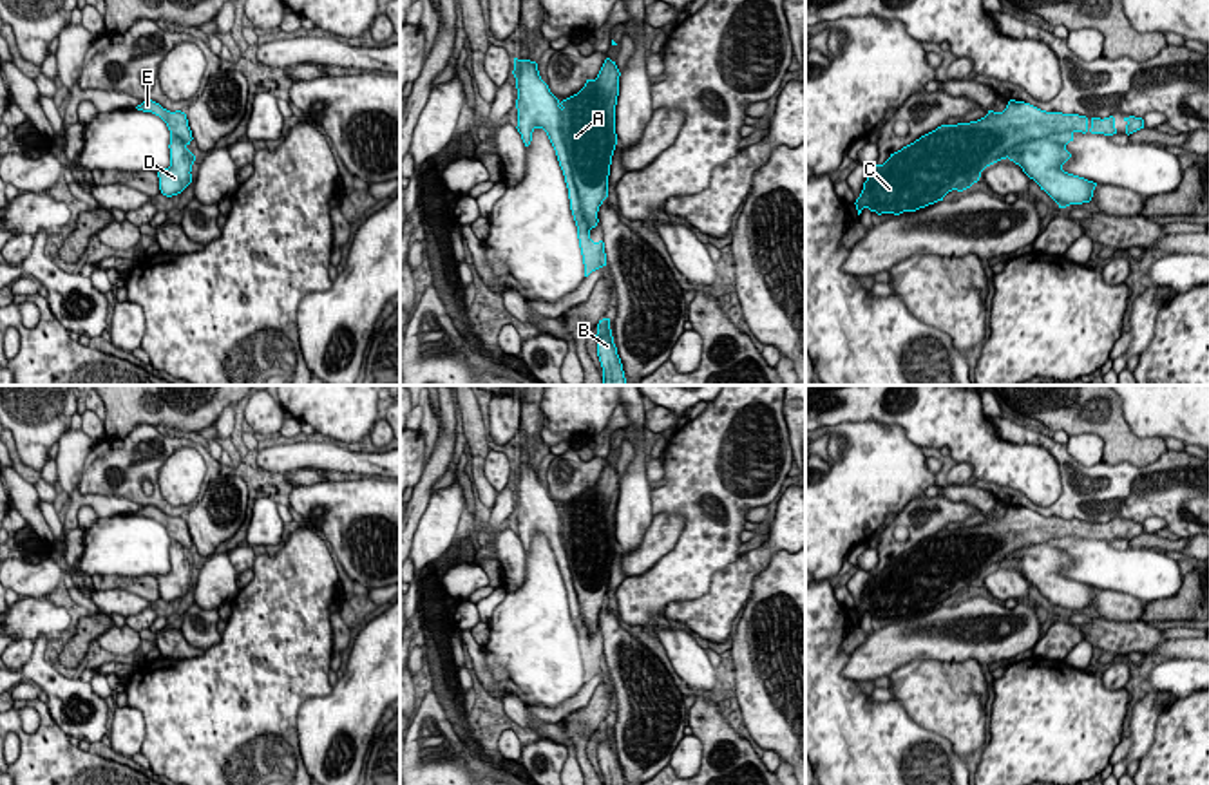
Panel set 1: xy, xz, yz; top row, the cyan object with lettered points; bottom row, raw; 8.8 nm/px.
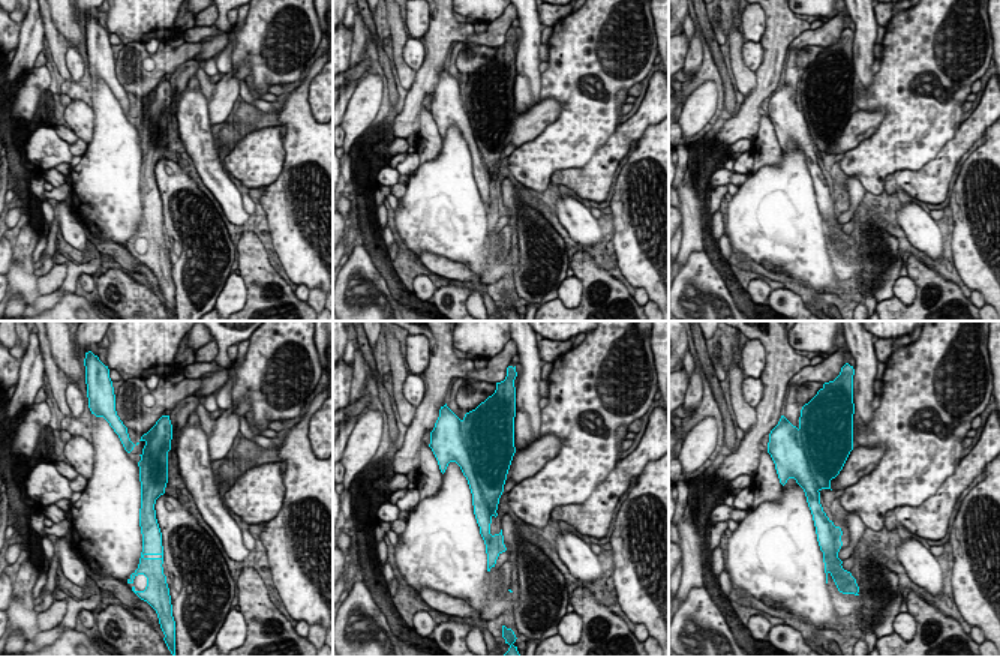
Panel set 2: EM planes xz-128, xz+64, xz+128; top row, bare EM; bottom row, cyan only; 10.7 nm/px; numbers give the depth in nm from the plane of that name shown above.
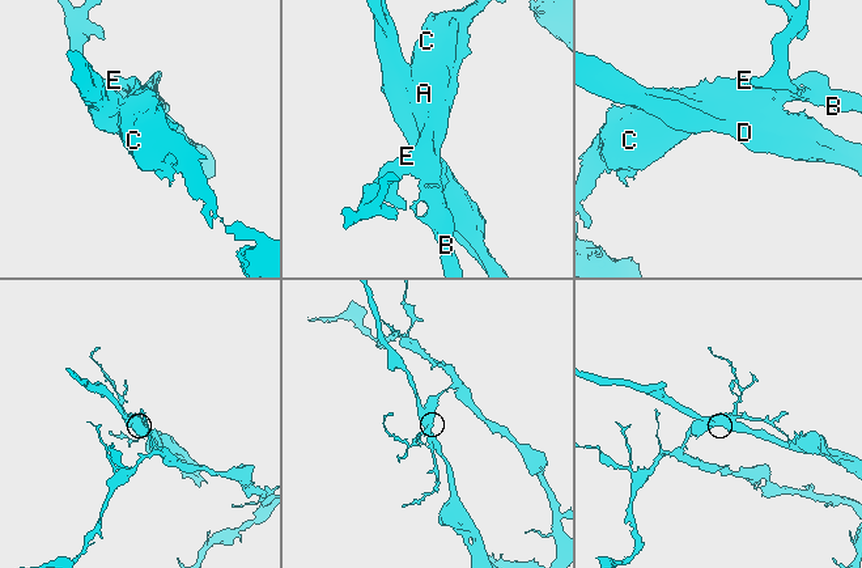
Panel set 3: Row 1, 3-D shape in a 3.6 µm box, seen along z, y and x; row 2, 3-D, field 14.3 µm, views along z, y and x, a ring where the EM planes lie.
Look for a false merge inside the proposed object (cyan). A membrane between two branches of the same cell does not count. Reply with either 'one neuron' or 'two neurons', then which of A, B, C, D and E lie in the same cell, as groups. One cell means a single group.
two neurons | A B C E / D

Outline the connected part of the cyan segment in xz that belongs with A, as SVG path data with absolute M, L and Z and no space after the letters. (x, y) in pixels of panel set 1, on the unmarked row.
M606 463L595 485L586 485L577 499L561 506L561 537L585 624L576 628L585 682L606 671L604 648L594 648L590 635L597 631L599 611L608 602L619 481L615 467Z

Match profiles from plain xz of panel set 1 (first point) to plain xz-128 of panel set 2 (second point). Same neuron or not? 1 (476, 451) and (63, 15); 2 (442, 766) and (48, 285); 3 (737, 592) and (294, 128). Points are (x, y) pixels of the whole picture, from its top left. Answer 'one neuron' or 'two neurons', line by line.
1: two neurons
2: two neurons
3: two neurons

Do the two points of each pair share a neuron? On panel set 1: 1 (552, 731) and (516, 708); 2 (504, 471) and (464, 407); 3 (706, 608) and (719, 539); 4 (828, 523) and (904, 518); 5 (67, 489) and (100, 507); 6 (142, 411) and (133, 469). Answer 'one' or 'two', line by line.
1: one
2: two
3: two
4: two
5: one
6: two

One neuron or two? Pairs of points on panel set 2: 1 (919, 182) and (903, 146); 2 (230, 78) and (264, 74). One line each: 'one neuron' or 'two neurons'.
1: two neurons
2: two neurons

